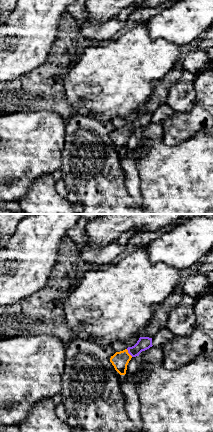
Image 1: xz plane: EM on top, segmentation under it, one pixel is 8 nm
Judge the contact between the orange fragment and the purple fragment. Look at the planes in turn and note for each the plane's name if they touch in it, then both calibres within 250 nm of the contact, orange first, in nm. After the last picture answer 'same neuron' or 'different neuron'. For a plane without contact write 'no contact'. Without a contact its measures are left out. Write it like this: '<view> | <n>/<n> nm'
xz | 140/110 nm

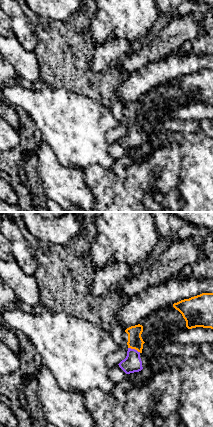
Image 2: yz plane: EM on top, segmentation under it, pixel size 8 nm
yz | 120/150 nm

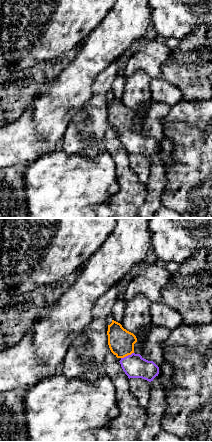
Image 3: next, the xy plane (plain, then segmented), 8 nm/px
xy | 220/190 nm

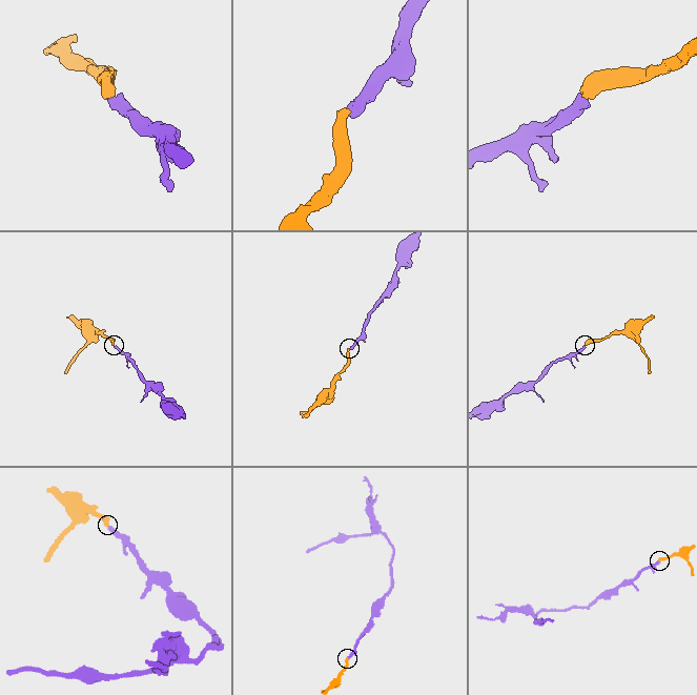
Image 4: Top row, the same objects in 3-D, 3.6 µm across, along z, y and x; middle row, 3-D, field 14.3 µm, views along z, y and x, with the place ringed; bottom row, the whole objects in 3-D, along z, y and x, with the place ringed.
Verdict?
same neuron

